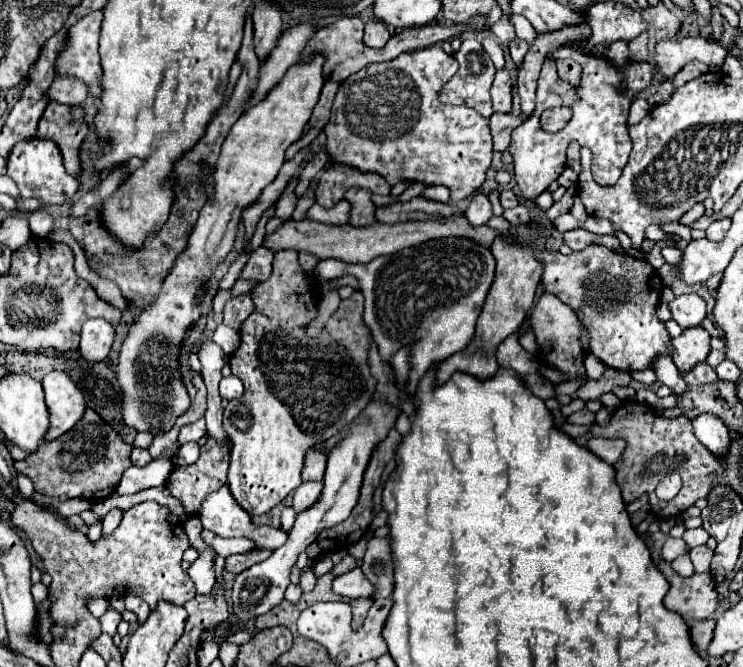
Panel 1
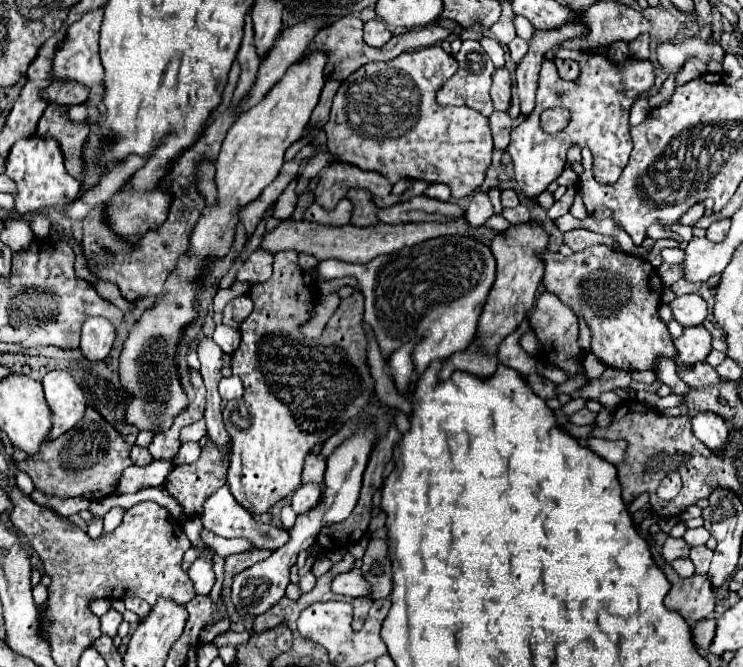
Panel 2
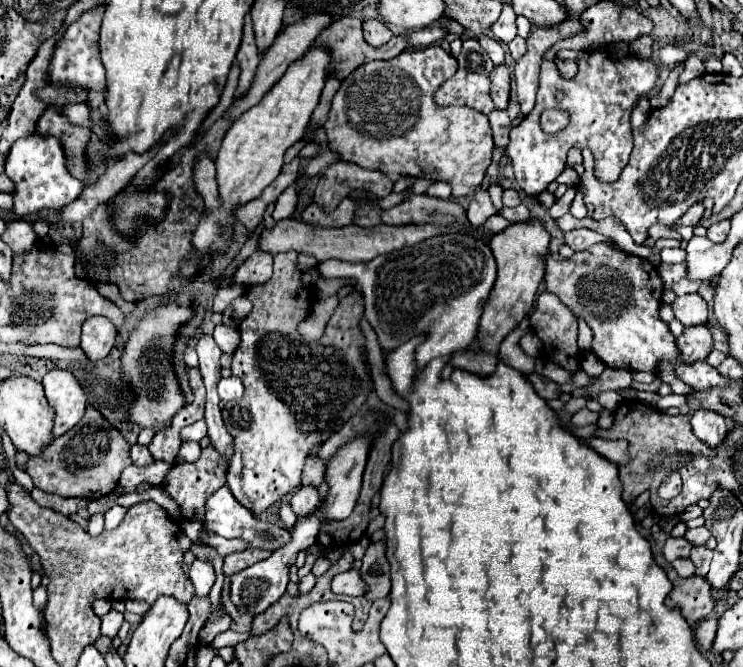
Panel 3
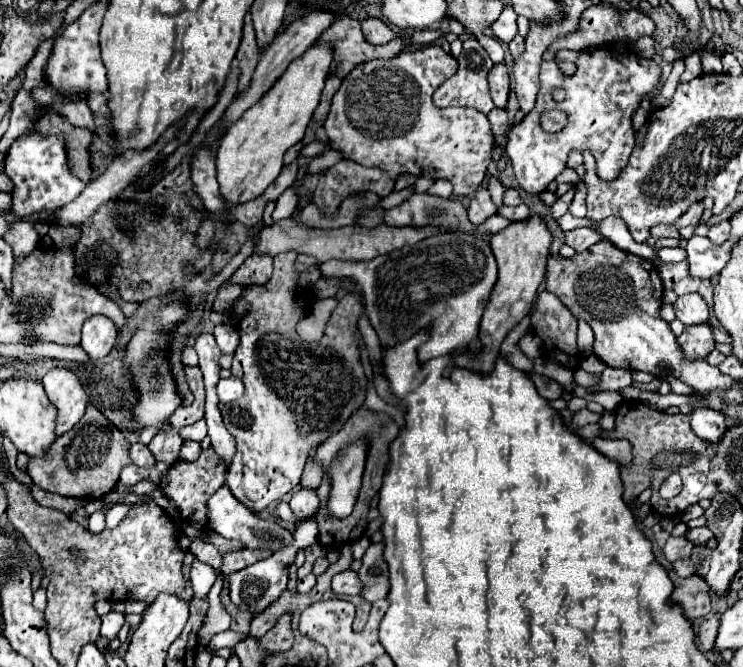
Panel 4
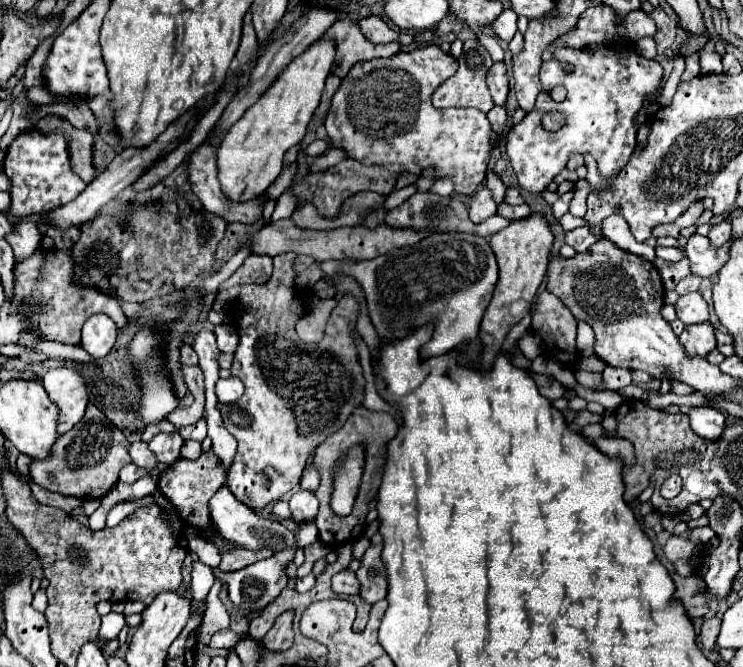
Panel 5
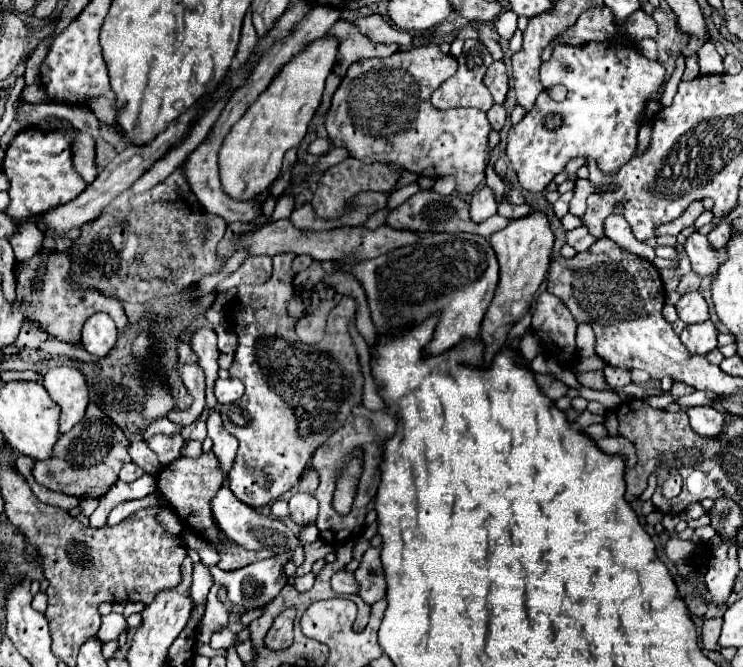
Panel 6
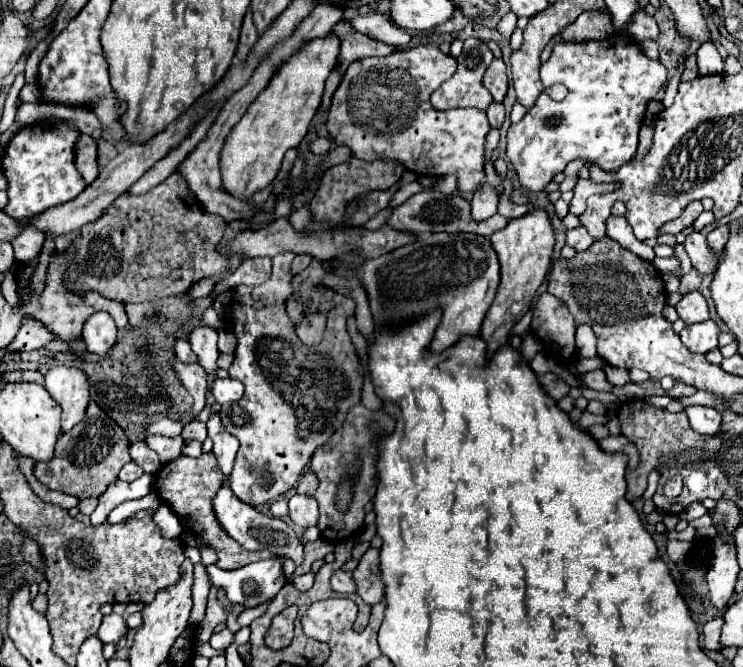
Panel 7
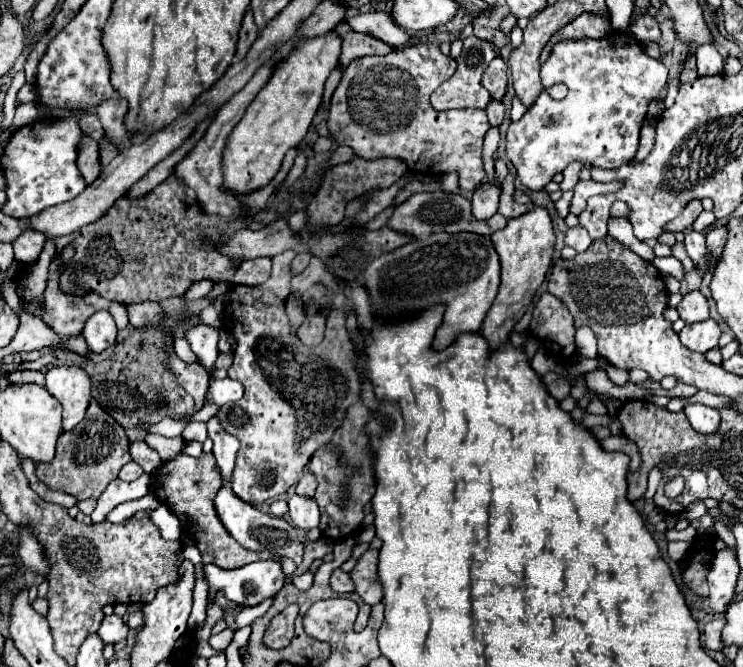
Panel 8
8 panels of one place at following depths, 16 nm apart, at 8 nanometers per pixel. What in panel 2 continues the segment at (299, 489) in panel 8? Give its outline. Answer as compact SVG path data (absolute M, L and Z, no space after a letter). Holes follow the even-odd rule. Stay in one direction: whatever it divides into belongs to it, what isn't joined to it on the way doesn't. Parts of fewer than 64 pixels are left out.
M308 452L306 456L306 464L302 470L302 480L312 480L312 482L322 482L324 478L324 470L326 470L326 462L324 456L320 452Z

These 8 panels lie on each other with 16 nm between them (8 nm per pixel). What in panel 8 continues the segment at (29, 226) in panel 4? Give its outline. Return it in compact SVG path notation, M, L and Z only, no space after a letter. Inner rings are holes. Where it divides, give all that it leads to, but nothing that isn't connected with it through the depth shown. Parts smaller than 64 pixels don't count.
M26 230L22 232L14 242L14 254L16 254L16 260L24 262L24 264L30 264L32 260L38 258L38 254L42 252L42 246L46 242L46 236L42 232L36 232L36 230Z

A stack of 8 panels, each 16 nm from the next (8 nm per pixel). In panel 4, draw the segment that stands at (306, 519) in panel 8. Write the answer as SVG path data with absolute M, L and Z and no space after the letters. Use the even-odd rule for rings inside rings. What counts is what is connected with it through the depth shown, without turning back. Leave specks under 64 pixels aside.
M300 488L298 492L292 494L290 508L298 520L306 516L314 516L318 512L318 506L320 506L320 500L314 488Z

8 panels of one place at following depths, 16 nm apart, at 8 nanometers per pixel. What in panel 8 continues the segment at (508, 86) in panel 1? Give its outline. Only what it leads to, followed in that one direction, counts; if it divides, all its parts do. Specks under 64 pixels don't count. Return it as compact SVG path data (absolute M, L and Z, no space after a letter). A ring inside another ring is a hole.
M494 58L492 64L486 68L484 72L484 88L488 88L488 92L492 94L494 100L502 100L506 94L506 84L508 84L508 76L506 76L506 64L502 58Z

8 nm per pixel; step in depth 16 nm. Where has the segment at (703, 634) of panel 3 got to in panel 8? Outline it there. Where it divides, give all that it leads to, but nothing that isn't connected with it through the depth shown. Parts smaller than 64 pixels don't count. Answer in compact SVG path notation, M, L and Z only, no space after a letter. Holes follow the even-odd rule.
M722 616L710 620L710 622L704 626L704 646L706 646L708 650L722 650L722 648L724 648L724 644L720 644L722 626L724 626L724 618L722 618Z

